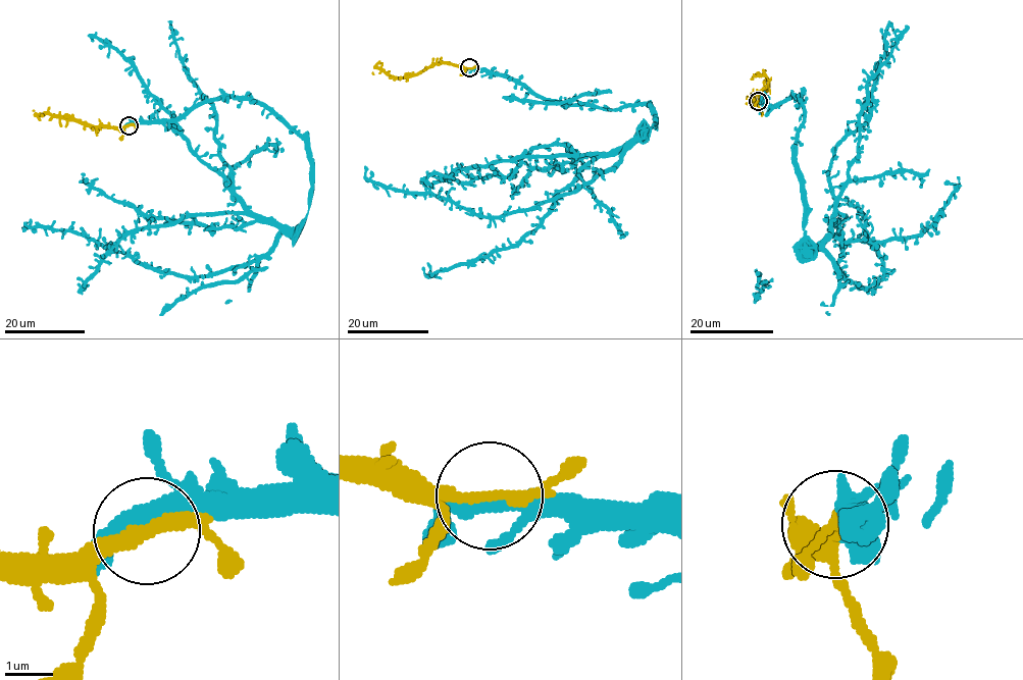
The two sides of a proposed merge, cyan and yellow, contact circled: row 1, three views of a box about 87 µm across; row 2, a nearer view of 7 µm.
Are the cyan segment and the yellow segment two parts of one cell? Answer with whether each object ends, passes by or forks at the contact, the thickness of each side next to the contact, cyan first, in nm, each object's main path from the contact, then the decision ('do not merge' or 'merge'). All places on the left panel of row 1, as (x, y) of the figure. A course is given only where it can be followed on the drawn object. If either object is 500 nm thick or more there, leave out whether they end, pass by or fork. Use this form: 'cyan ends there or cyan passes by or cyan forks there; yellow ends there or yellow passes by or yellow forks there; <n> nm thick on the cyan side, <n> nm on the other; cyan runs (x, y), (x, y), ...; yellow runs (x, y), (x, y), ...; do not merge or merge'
cyan passes by; yellow passes by; 380 nm thick on the cyan side, 260 nm on the other; cyan runs (128, 124), (263, 102), (305, 141), (306, 217), (200, 276), (22, 231); yellow runs (128, 124), (85, 125), (75, 119), (34, 110); merge

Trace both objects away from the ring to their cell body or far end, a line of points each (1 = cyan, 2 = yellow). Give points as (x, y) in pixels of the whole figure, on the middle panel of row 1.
1: (469, 68), (569, 104), (648, 104), (656, 121), (578, 190), (498, 216), (395, 192), (370, 181), (364, 166)
2: (469, 68), (433, 63), (407, 76), (392, 76), (375, 68), (373, 73)

